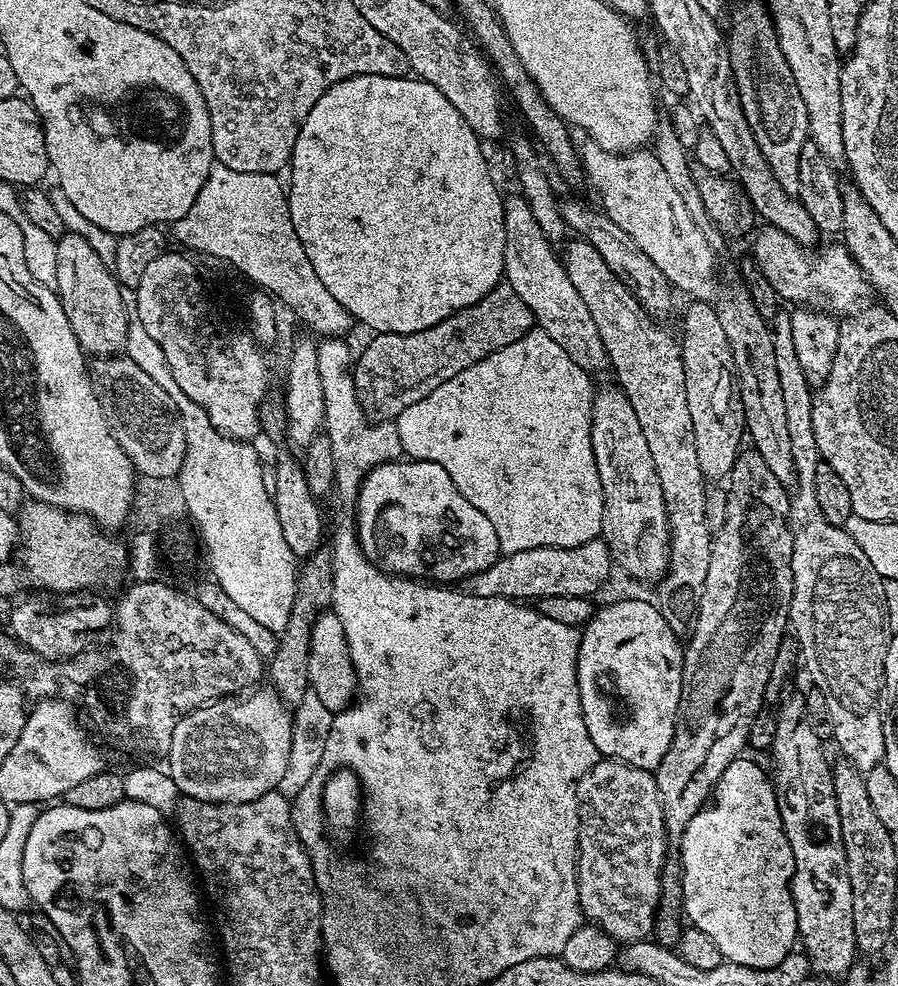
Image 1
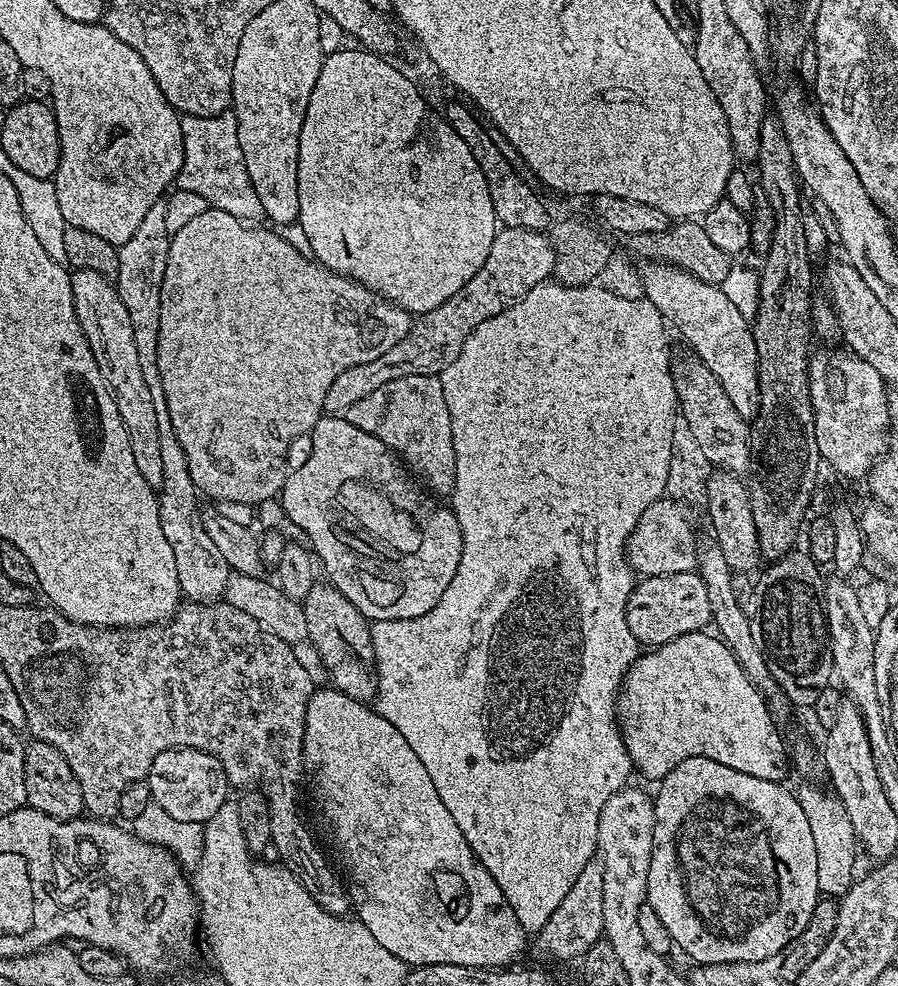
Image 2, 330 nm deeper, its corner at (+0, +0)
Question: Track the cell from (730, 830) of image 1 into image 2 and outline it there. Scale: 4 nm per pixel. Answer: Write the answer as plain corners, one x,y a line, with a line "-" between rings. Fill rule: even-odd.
690,758
666,778
664,784
659,785
656,792
657,826
656,841
654,842
654,864
652,866
652,903
659,912
664,923
671,929
673,937
684,943
689,957
698,960
737,960
738,962
766,962
766,958
774,958
774,954
782,954
786,946
791,946
802,938
806,926
818,915
816,903
822,900
818,888
818,866
815,864
814,840
807,825
806,815
800,809
797,797
788,793
787,787
779,784
758,782
754,778
740,776
740,852
744,852
744,844
748,844
748,856
736,856
736,824
732,824
732,816
736,816
736,808
732,808
732,772
724,772
724,766
718,762
710,762
706,758
-
704,824
720,824
720,828
704,828
-
668,832
674,835
688,832
688,836
696,836
700,844
688,844
688,852
680,852
680,843
668,844

